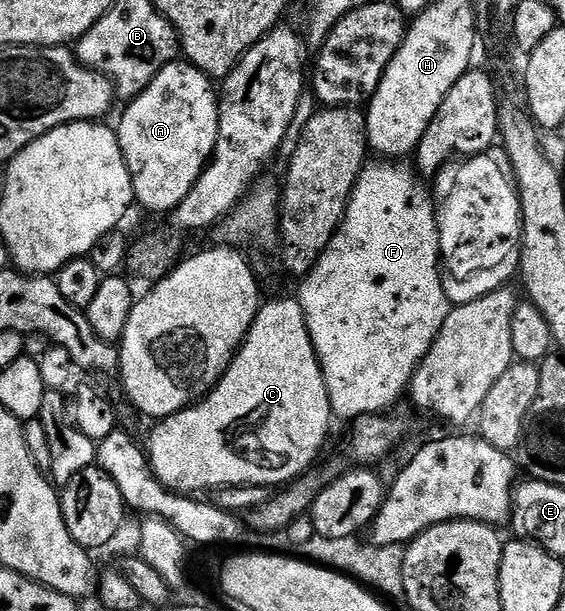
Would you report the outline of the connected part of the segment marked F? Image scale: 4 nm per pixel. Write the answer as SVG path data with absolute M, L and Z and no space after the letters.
M376 161L369 162L356 180L356 187L348 198L348 207L344 210L344 217L336 228L332 239L329 240L324 252L318 256L313 263L311 271L299 280L300 295L298 302L304 314L304 321L308 326L308 336L312 347L316 351L316 358L320 360L320 371L324 374L324 384L328 390L328 399L332 403L333 416L340 415L347 421L355 421L361 415L373 413L384 413L389 410L388 406L399 397L405 394L409 386L412 374L424 360L424 354L432 347L432 342L438 337L442 325L446 321L450 304L444 292L444 279L442 278L442 264L440 261L440 224L438 222L438 207L432 204L428 191L419 183L417 172L411 166L403 167L405 164L400 161Z

